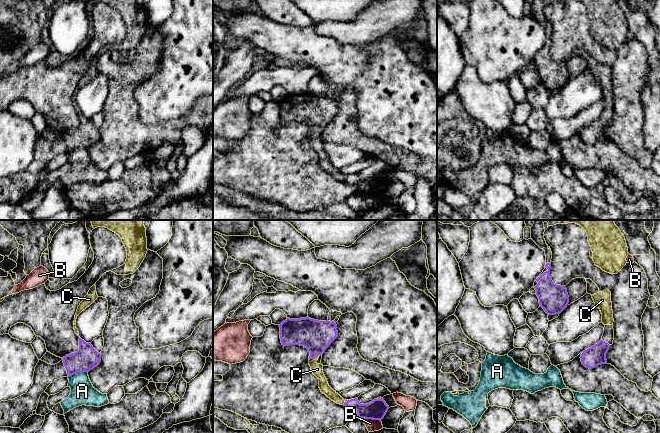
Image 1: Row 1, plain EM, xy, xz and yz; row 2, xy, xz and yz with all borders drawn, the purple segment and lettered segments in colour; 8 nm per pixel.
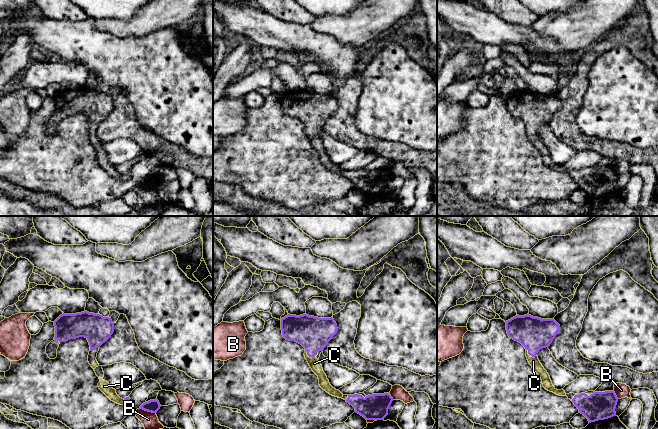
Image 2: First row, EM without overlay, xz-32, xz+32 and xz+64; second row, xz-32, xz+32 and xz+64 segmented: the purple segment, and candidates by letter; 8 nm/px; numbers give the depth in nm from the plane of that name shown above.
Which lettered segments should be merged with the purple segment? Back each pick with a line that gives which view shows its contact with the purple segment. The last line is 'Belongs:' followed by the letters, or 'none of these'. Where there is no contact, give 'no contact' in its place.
C: xz
Belongs: C

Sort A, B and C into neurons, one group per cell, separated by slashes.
A / B / C

